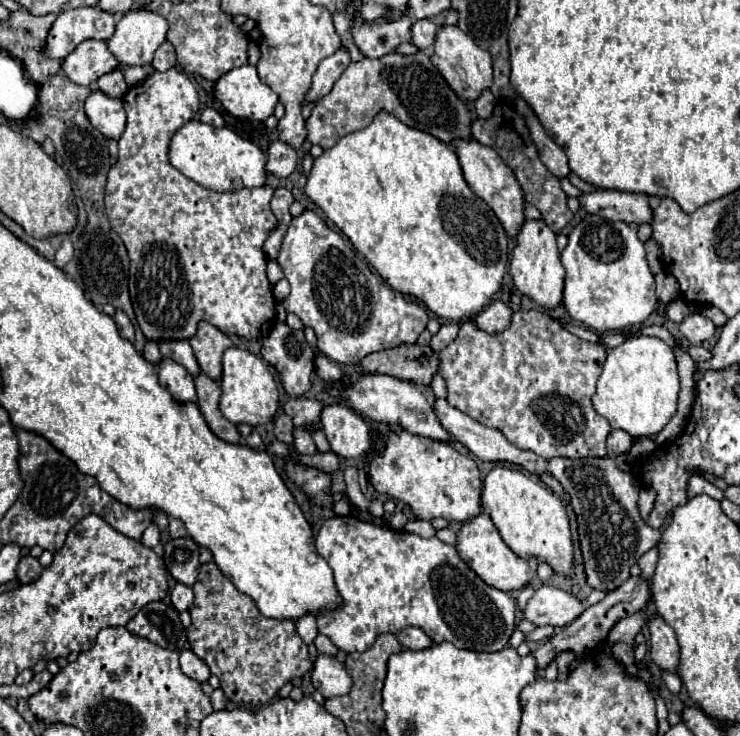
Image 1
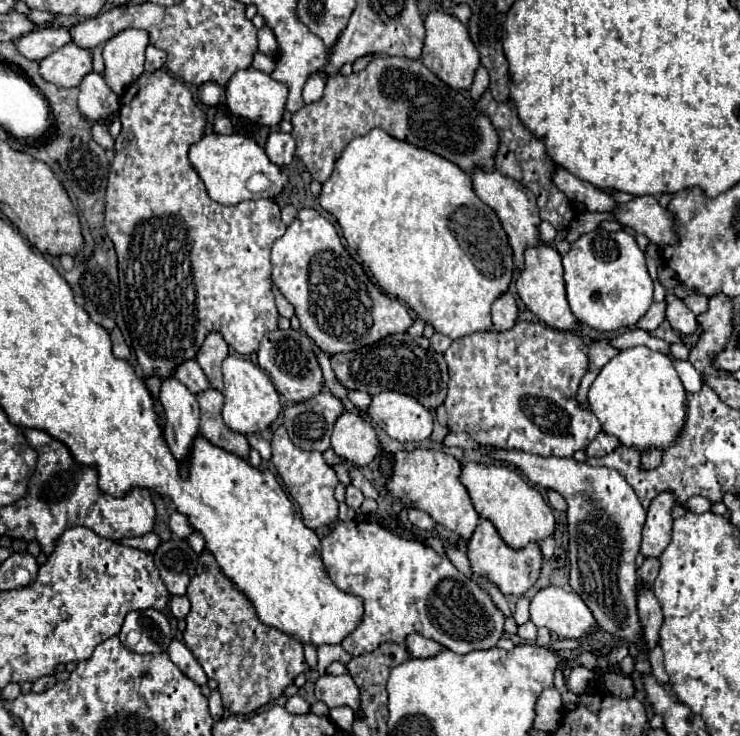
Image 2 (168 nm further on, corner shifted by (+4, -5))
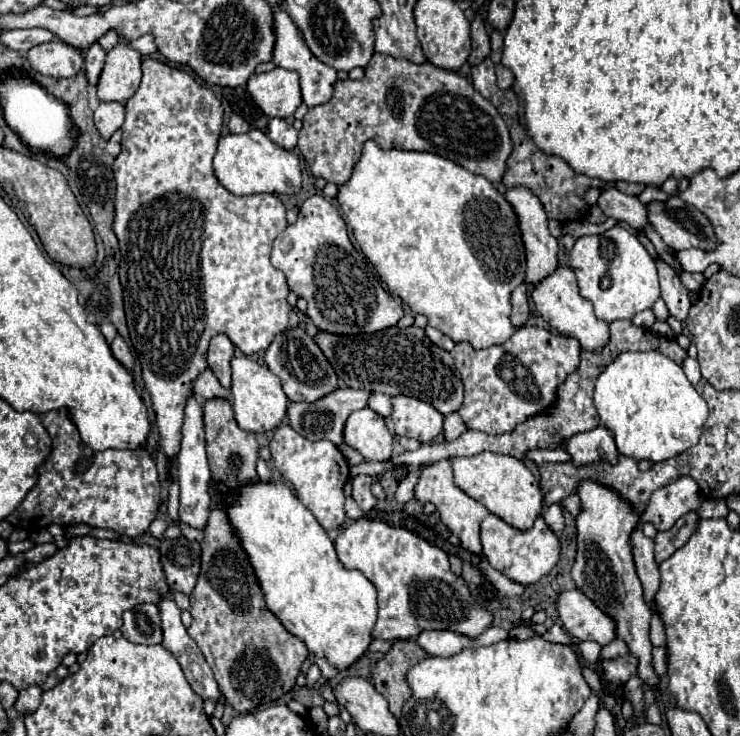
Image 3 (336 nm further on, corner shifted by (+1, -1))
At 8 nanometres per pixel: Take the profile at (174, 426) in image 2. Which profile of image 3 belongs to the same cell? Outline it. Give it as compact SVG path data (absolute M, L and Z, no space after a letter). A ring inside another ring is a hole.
M191 397L185 407L185 423L183 423L183 441L181 451L177 455L177 481L179 481L179 519L181 523L193 529L205 529L209 509L211 509L211 471L207 465L205 453L205 433L203 433L203 409Z

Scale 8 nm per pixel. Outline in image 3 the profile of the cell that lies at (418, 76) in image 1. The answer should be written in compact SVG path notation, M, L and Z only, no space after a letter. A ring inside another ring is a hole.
M375 53L365 69L361 81L337 81L331 101L325 105L311 107L303 119L303 129L299 131L299 151L307 159L315 177L323 177L335 185L349 181L355 163L361 157L365 141L373 139L381 149L405 149L405 151L429 151L457 165L487 177L493 185L501 185L507 171L507 159L513 151L513 141L507 131L507 123L495 109L491 101L479 95L473 85L455 71L439 69L427 63L411 63L407 59L397 59L391 55Z

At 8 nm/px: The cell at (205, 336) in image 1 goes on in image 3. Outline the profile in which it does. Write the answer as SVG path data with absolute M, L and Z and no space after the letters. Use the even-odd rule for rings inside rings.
M215 335L209 345L207 363L209 369L215 373L219 383L229 389L231 387L231 359L235 355L235 345L229 341L227 335Z

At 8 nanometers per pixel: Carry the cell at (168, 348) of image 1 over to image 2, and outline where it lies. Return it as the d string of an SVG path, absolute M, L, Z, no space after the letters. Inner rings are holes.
M188 359L184 363L180 363L176 369L174 369L174 377L178 381L182 381L192 393L198 393L198 391L204 391L210 387L204 371L200 369L200 365L194 361L194 359Z

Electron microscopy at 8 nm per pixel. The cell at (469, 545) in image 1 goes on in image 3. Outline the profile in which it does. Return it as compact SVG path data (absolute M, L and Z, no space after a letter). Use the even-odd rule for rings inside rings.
M489 513L481 523L481 543L483 543L483 555L487 557L491 567L495 567L505 577L509 577L511 581L517 581L521 585L531 585L531 583L539 581L543 575L547 575L555 567L555 563L559 561L559 555L561 555L559 539L547 527L543 517L539 517L531 529L521 531L521 529L507 525L497 515Z

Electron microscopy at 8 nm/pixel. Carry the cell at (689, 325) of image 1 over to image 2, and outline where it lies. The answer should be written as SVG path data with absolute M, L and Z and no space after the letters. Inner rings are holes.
M666 295L666 319L670 321L672 329L682 337L690 337L698 331L696 315L674 295Z

